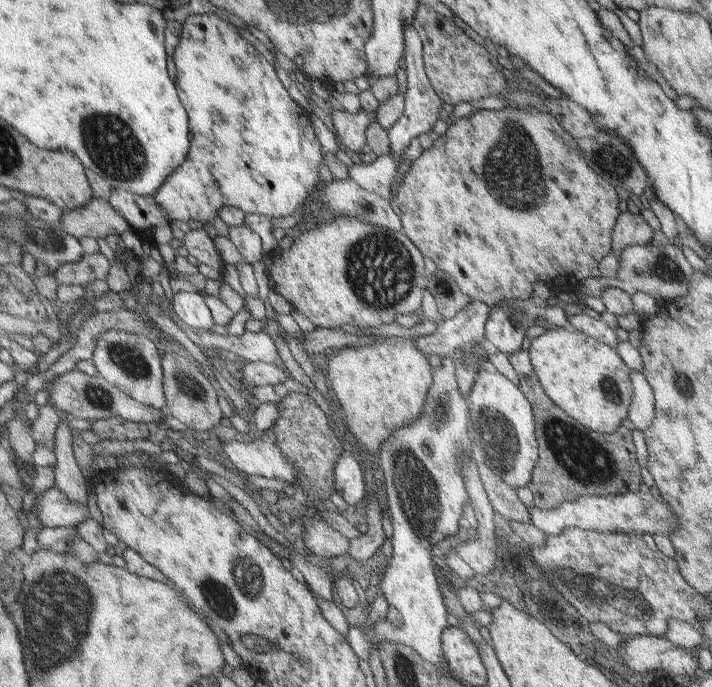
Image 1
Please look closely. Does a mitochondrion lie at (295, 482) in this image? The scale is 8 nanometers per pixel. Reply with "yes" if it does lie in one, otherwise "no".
no

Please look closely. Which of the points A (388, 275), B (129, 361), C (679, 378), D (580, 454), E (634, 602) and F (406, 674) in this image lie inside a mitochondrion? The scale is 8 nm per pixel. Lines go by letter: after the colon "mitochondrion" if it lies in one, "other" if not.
A: mitochondrion
B: mitochondrion
C: mitochondrion
D: mitochondrion
E: mitochondrion
F: mitochondrion

